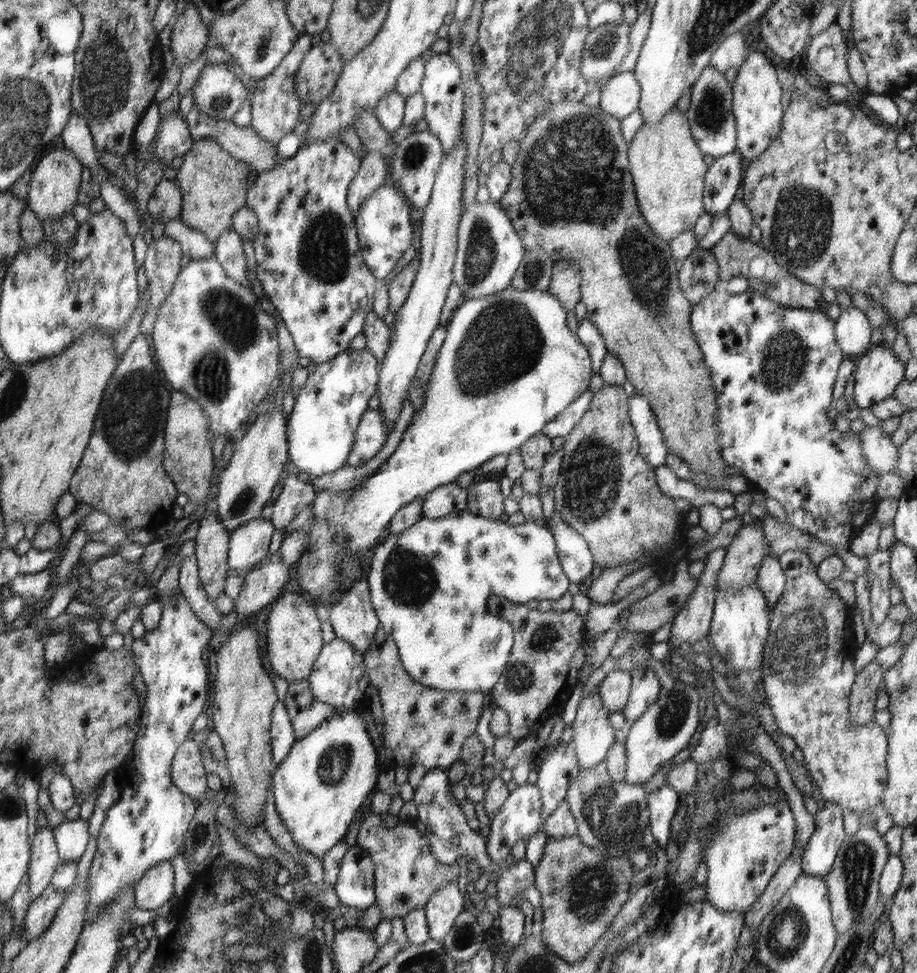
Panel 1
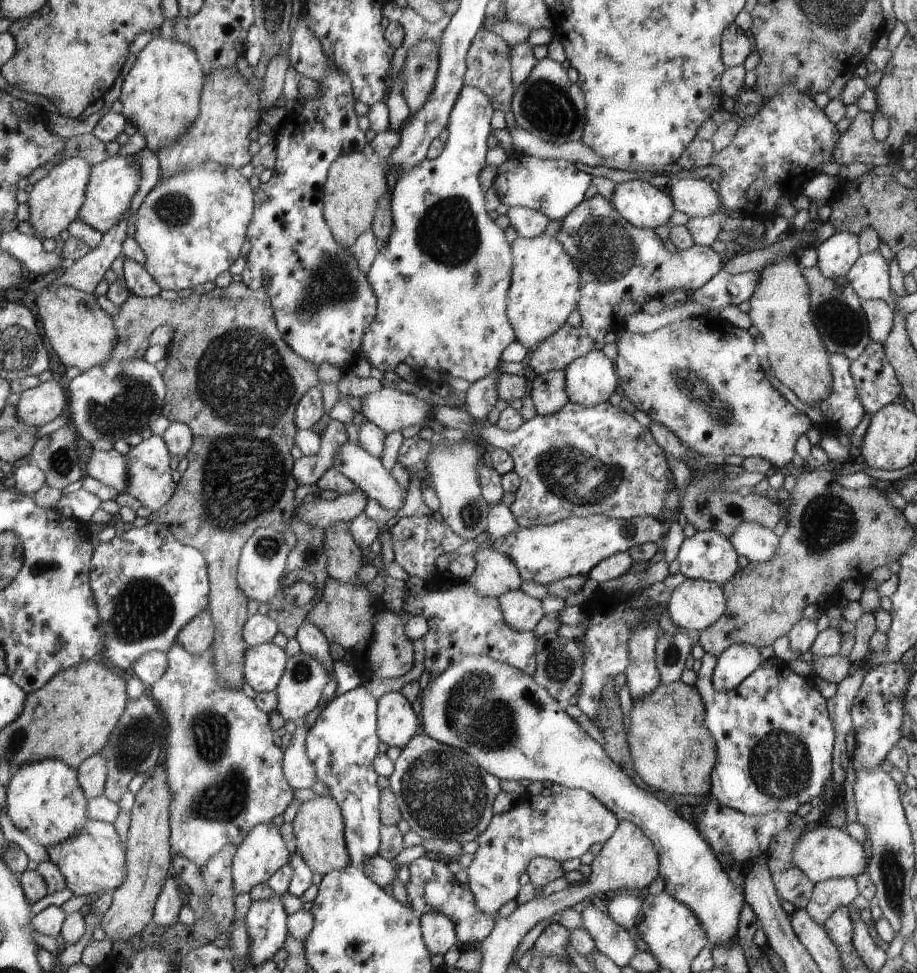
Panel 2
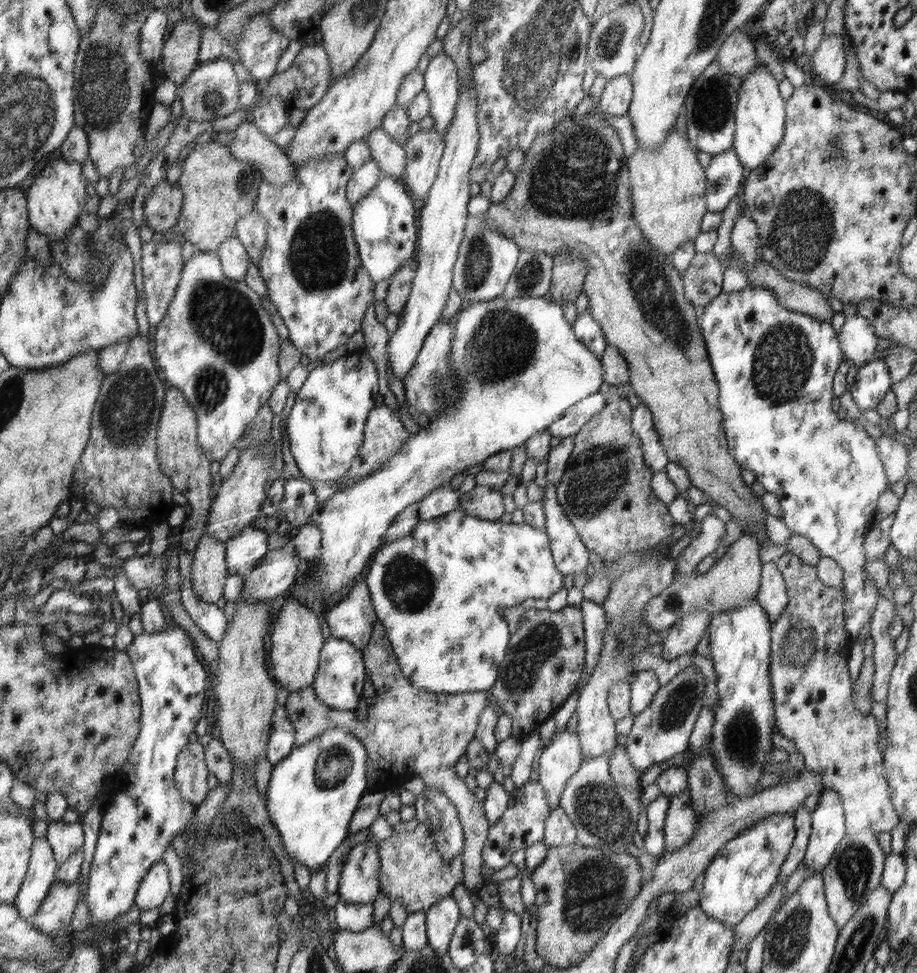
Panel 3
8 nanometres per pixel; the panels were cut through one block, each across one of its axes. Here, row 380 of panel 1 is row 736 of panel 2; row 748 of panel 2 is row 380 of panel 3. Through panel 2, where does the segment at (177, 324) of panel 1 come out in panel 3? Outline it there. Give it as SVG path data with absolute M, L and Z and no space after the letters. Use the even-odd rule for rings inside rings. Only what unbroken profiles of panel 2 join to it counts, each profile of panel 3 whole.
M194 252L192 257L184 263L176 294L172 302L168 305L162 322L157 324L154 342L152 342L158 366L162 367L165 380L170 383L171 387L180 390L182 395L186 396L186 399L190 398L190 402L194 402L194 410L198 410L198 418L202 418L202 435L199 436L202 446L201 449L205 451L206 455L210 456L211 462L218 461L219 463L221 463L224 456L234 448L234 442L236 442L238 438L242 438L242 436L248 432L248 428L252 427L252 422L254 422L254 418L258 416L260 408L268 403L268 398L272 396L274 386L276 386L280 380L284 380L281 377L280 367L278 366L280 338L278 338L276 328L274 328L274 324L272 324L272 320L270 320L270 314L262 308L262 302L260 302L260 298L258 298L256 292L252 292L252 290L244 284L244 281L231 279L225 272L222 272L222 267L221 259L216 253Z

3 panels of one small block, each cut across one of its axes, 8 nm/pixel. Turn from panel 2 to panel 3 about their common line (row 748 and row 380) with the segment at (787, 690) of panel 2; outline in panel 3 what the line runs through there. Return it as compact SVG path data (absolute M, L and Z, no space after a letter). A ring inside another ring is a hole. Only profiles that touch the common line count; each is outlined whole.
M752 283L738 292L722 292L710 304L698 309L700 318L701 333L704 337L716 382L720 384L720 410L724 415L724 430L726 442L733 452L734 459L741 464L742 469L750 470L755 475L756 482L760 482L767 492L773 492L780 500L781 520L792 534L808 538L822 557L833 558L840 568L843 568L843 586L845 591L846 605L844 606L845 626L852 638L857 638L858 632L868 624L876 612L877 602L881 600L878 585L868 575L865 575L865 564L869 562L864 550L864 537L870 531L870 520L874 516L876 504L879 504L880 494L888 488L888 478L885 466L878 456L878 447L874 438L868 436L861 421L843 419L836 416L832 410L832 378L836 376L837 368L846 360L844 351L841 349L840 335L834 330L830 321L814 318L813 315L802 314L798 311L791 311L777 298L773 291L763 286L756 286Z

